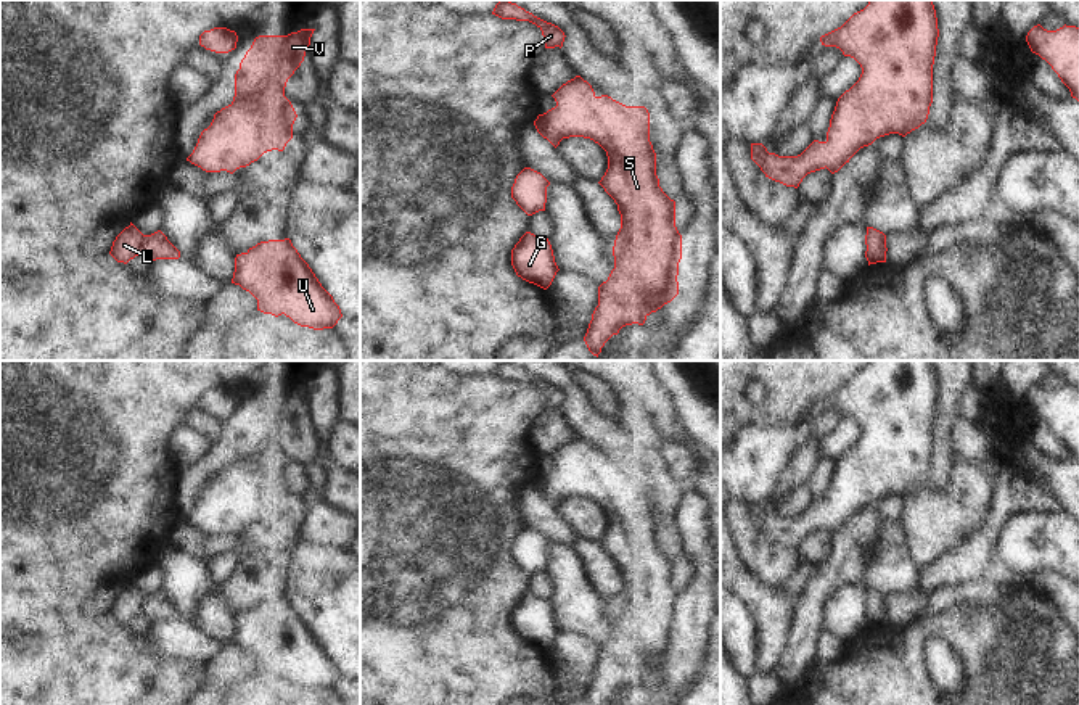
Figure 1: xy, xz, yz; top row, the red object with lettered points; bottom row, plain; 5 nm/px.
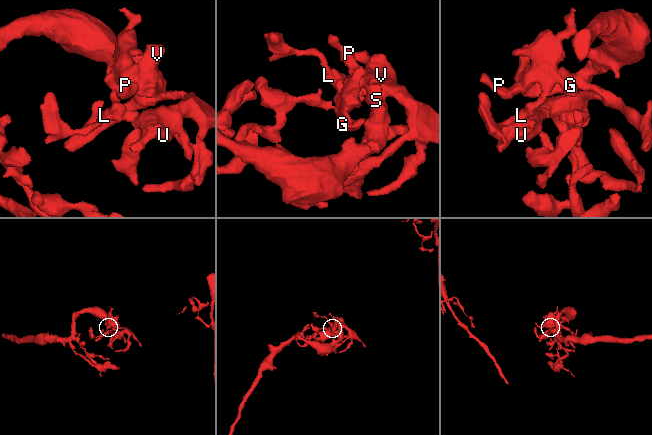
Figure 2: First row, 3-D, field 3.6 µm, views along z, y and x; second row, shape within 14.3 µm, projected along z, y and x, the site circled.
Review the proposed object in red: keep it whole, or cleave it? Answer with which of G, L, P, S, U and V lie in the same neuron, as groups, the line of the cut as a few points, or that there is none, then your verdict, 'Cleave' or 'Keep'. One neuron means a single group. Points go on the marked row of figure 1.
Groups: G L P S U V. No split. Keep.

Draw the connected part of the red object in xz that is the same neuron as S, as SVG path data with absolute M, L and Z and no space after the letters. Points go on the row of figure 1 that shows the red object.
M581 76L563 84L553 95L556 106L534 121L537 132L555 148L563 138L584 137L598 143L608 156L608 169L598 182L617 204L621 229L616 235L614 269L598 287L598 306L584 341L598 357L605 343L626 325L643 325L651 312L679 295L682 235L675 227L675 201L659 187L656 153L650 142L650 113L645 106L626 106L608 95L597 97Z

